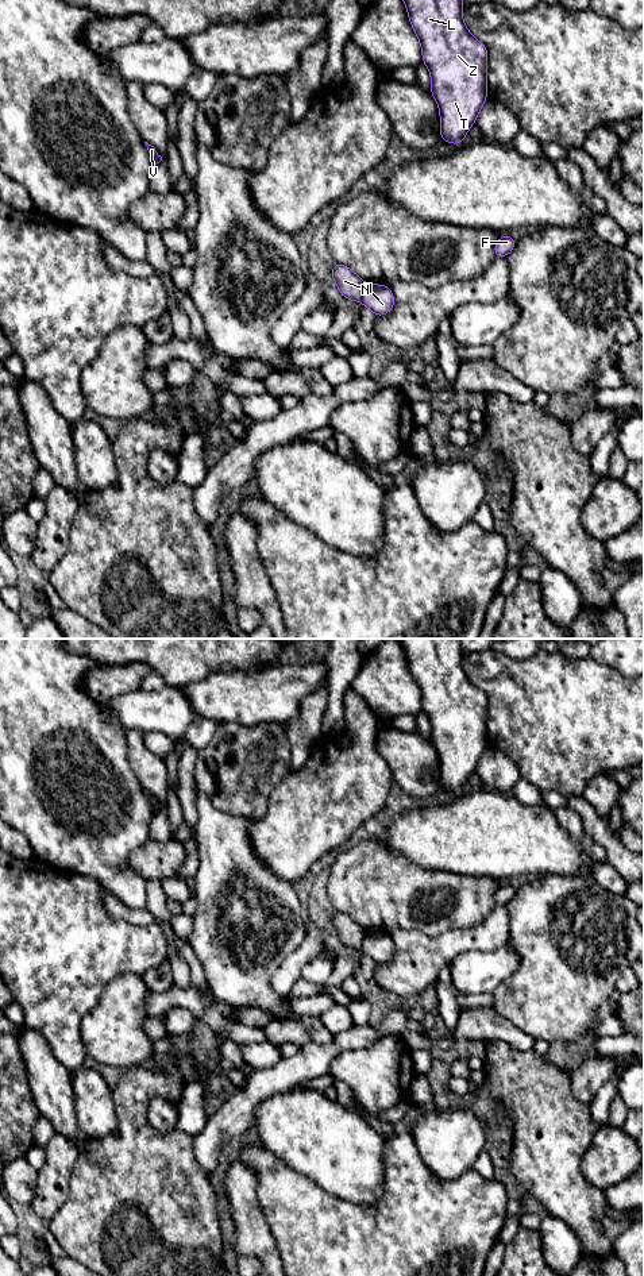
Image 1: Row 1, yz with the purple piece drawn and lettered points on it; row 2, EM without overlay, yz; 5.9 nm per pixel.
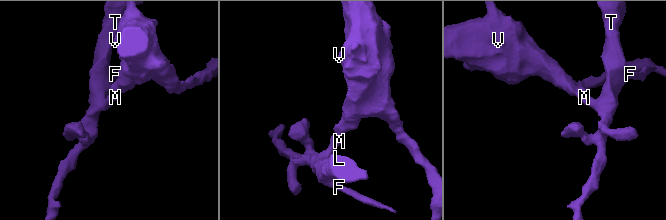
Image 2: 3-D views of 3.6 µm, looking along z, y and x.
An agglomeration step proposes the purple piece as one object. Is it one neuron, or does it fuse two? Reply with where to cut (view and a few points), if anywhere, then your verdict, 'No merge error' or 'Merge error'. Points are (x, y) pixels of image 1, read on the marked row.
Split along yz (365, 284), (359, 300). Merge error

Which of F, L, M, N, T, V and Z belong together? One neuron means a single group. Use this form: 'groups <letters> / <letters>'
groups F L M T Z / N V

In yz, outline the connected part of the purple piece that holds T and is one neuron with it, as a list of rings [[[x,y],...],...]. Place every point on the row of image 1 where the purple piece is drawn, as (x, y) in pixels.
[[[404,0],[409,22],[419,38],[423,63],[431,72],[431,93],[440,112],[440,138],[459,144],[487,99],[487,50],[466,27],[462,0]]]

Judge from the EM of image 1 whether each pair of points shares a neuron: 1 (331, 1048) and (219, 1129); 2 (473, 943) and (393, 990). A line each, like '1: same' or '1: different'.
1: same
2: same

